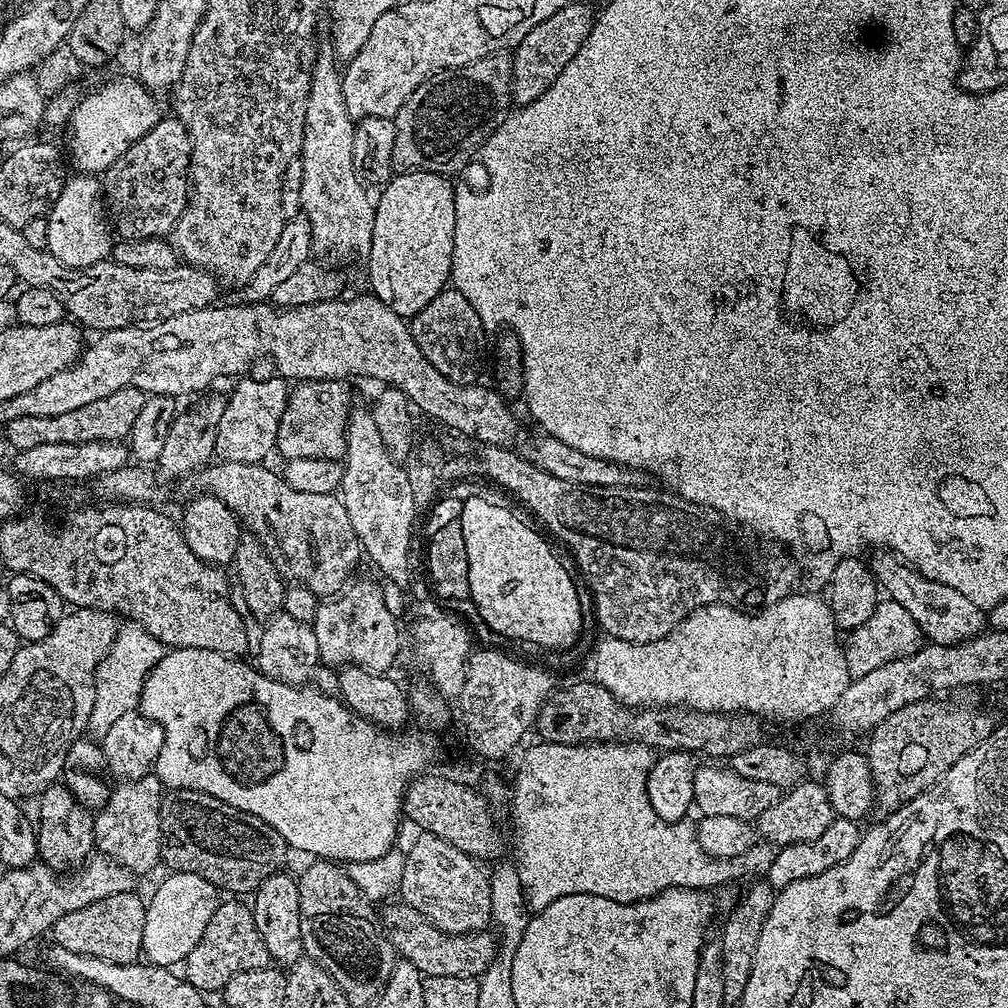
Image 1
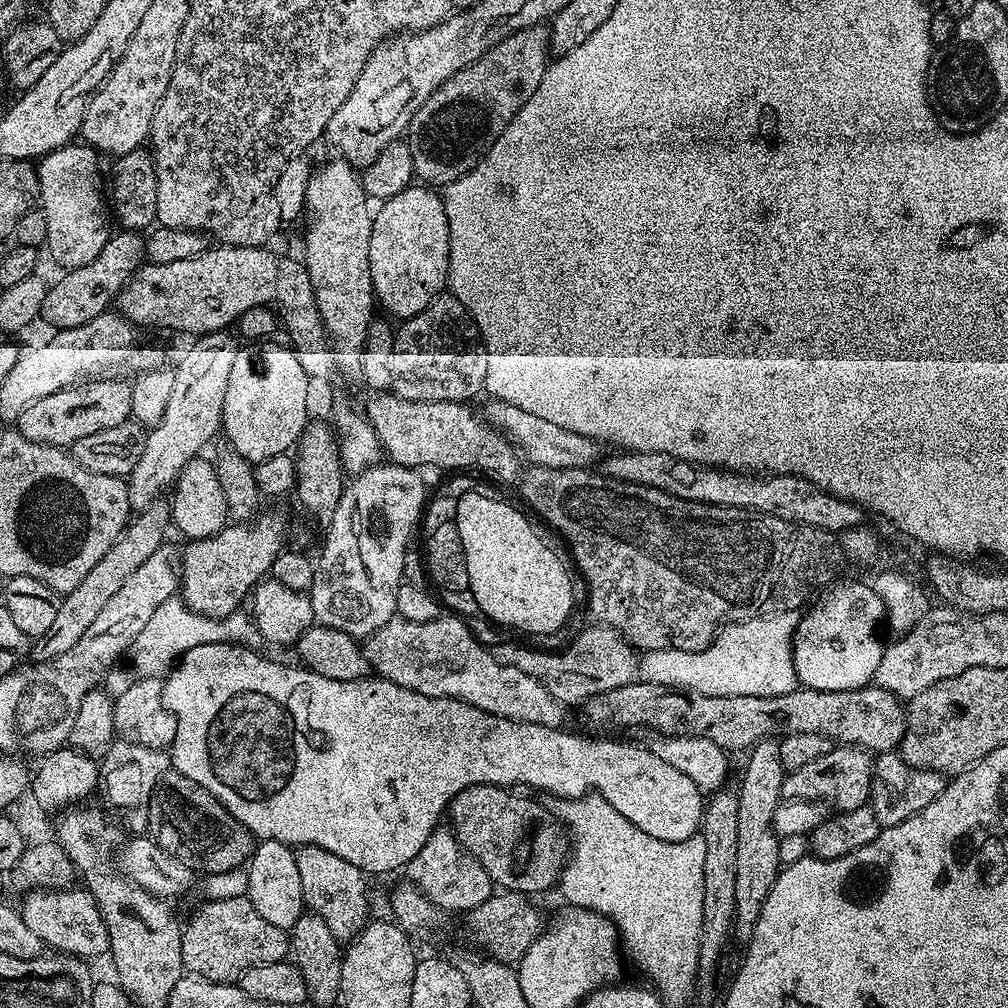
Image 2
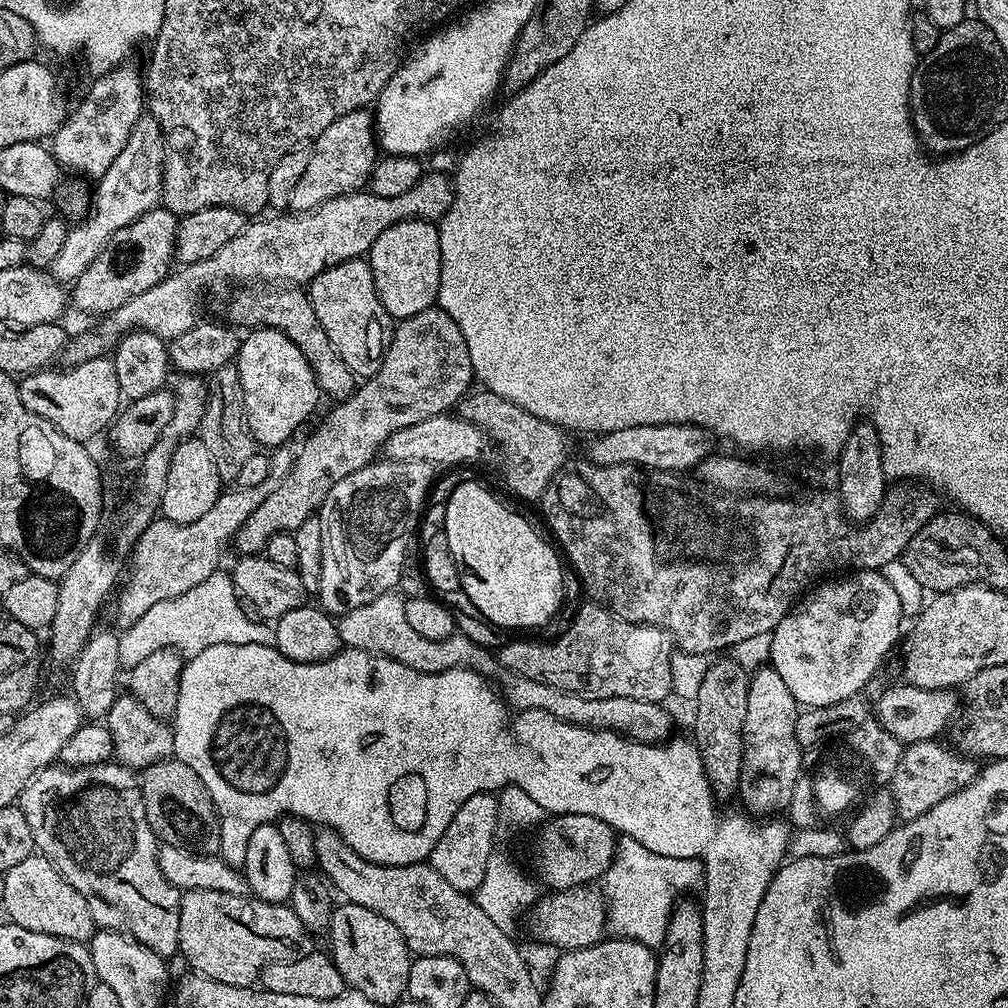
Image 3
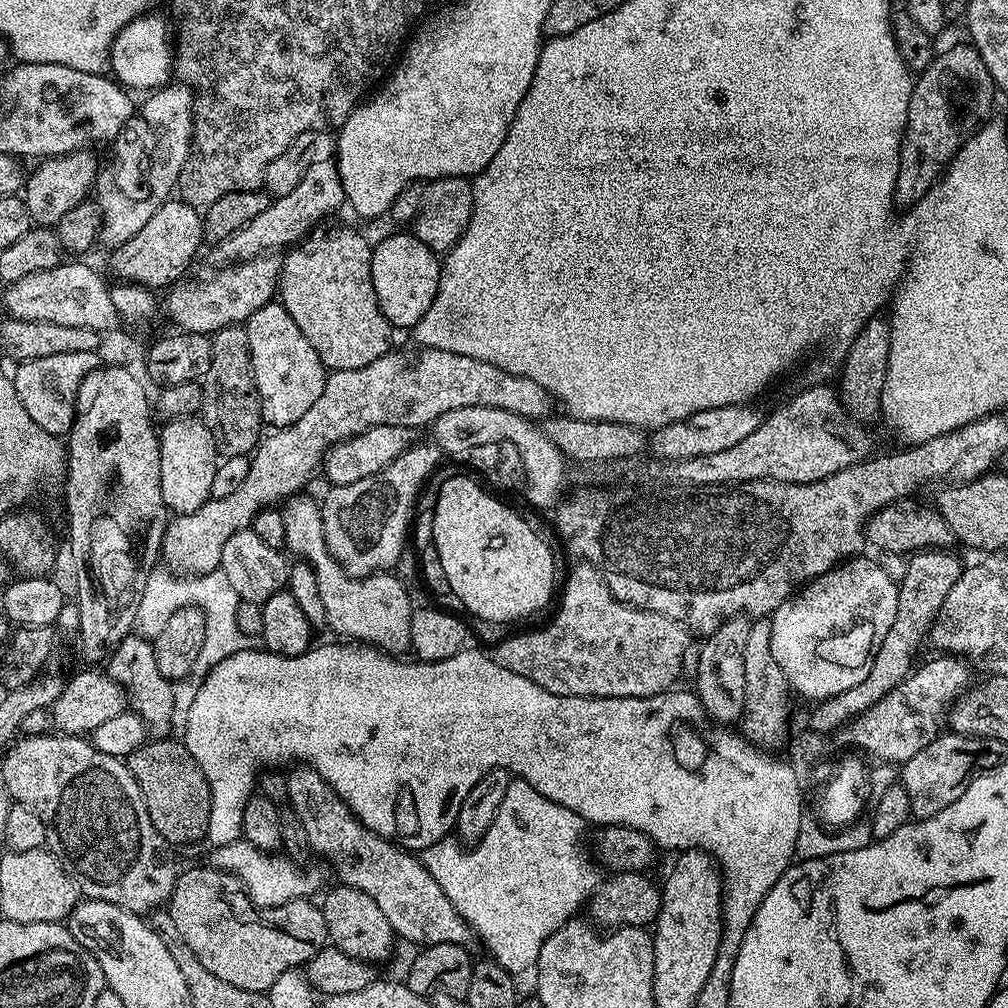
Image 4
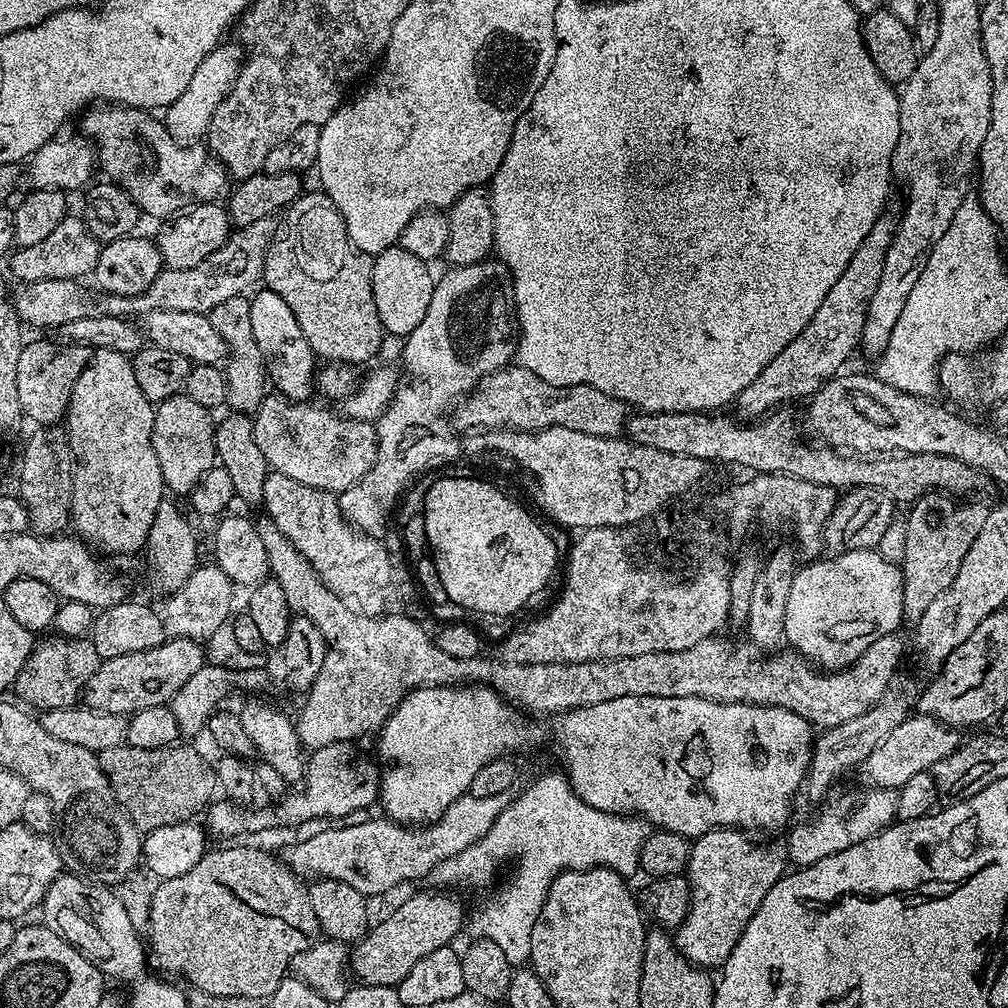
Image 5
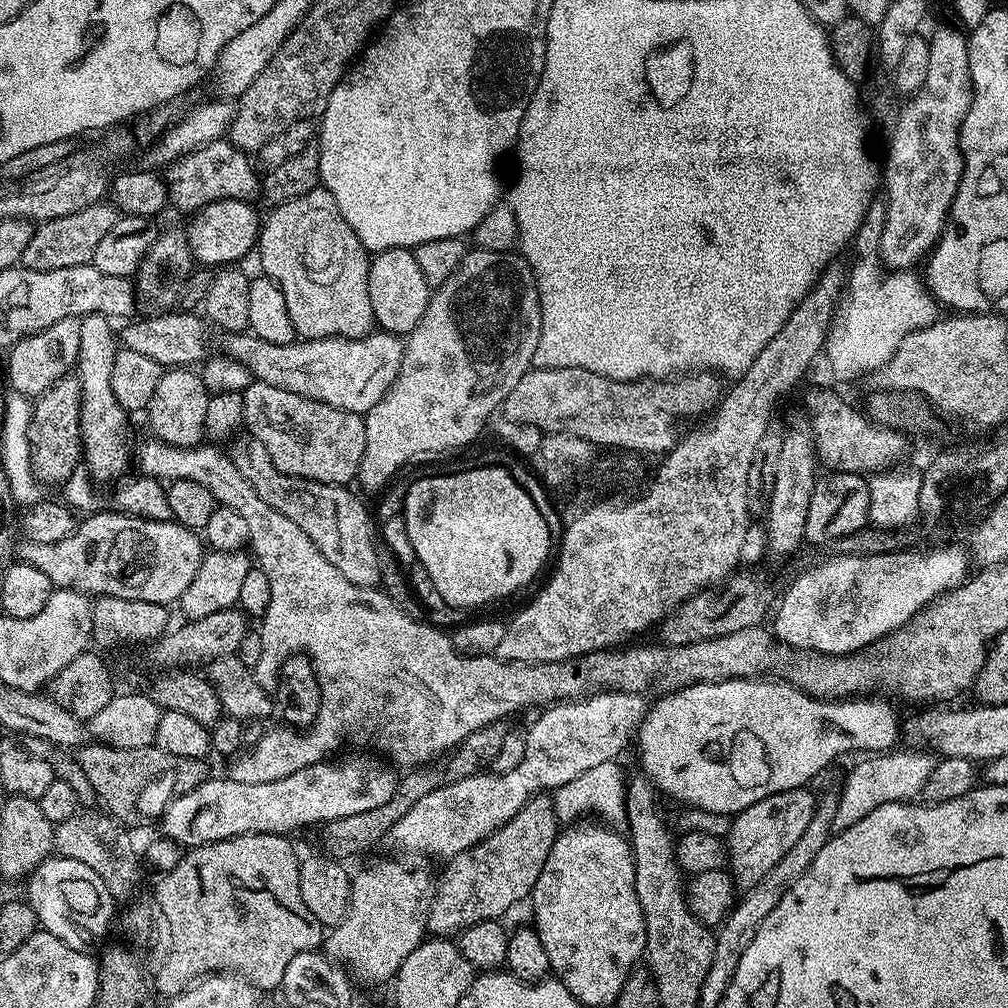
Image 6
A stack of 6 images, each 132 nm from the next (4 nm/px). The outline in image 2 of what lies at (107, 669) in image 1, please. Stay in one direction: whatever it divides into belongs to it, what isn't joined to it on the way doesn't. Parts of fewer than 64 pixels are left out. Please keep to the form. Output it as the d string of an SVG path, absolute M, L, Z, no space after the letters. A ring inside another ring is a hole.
M173 598L162 602L154 614L150 614L150 622L146 622L142 634L134 638L131 648L126 653L128 668L113 666L106 673L106 691L109 696L115 698L126 694L130 686L134 686L136 680L143 680L146 676L160 676L167 673L185 656L194 646L206 646L207 644L238 644L245 648L260 650L265 647L262 634L256 628L255 619L251 615L237 610L229 616L213 618L203 616L194 610L190 610L183 599Z

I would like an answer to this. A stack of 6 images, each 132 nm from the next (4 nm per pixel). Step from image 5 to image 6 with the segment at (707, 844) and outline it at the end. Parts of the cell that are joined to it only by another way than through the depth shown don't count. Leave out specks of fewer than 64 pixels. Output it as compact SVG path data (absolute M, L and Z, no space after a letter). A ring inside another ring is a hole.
M807 787L786 790L778 794L770 794L762 798L762 802L754 802L746 810L742 810L731 821L726 837L726 852L730 857L730 872L741 889L753 888L778 862L782 862L782 854L802 838L802 833L816 813L817 793L808 792Z

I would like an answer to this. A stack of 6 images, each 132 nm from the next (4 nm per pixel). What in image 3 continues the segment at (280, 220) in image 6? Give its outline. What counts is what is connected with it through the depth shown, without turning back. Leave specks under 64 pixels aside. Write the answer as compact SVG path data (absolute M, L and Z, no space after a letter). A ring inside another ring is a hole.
M367 259L344 260L330 266L308 281L306 291L318 322L322 322L322 330L326 330L326 338L330 338L330 346L346 362L348 371L356 378L375 374L392 341L394 321L376 296L374 274Z

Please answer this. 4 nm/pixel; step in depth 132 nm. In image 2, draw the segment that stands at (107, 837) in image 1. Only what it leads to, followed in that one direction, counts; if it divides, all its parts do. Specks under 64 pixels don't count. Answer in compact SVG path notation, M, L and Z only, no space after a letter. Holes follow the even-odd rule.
M127 738L113 740L110 750L102 757L102 763L100 764L100 775L102 779L98 788L101 793L104 791L105 802L103 801L103 803L109 809L112 807L120 815L120 820L129 828L129 833L144 834L149 831L148 803L152 801L152 792L155 790L157 782L162 779L165 772L169 771L169 768L170 756L167 751L159 748L147 748L141 744L137 744L135 740Z

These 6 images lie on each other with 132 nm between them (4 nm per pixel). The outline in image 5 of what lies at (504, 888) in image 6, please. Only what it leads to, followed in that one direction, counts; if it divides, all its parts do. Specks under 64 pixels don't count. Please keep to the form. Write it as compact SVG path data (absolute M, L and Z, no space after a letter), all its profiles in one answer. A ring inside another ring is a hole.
M448 890L416 892L409 900L404 900L380 925L373 927L364 939L353 943L350 948L350 972L357 981L370 986L396 988L426 954L447 948L452 939L466 924L464 904Z

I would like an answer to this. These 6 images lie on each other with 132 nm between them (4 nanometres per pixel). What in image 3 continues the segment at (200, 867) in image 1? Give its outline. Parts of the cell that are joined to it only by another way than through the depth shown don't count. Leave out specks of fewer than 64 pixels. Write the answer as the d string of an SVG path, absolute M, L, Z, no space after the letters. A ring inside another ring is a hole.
M175 758L160 760L143 769L140 789L146 802L146 818L152 831L165 844L177 843L202 856L215 856L220 850L220 816L198 774Z

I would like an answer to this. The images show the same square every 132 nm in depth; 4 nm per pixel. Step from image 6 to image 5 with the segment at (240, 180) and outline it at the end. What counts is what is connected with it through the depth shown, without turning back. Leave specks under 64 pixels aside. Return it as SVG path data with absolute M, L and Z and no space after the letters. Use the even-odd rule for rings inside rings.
M100 102L89 107L83 113L79 131L94 145L98 153L98 168L105 172L107 179L113 184L118 184L131 194L134 202L140 207L145 217L153 216L159 222L167 221L169 218L193 208L196 204L214 204L223 201L230 191L230 177L224 169L219 158L213 156L211 151L200 142L181 142L175 140L168 133L168 126L163 119L154 117L143 108L129 108L122 104L111 102ZM140 144L148 144L150 151L156 155L156 168L149 172L140 172L144 160L140 157Z

